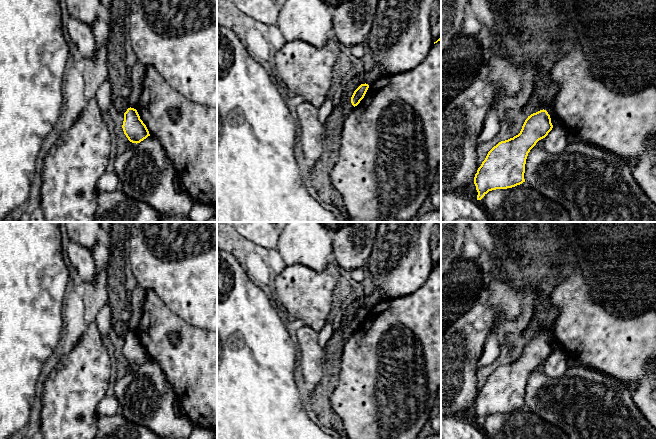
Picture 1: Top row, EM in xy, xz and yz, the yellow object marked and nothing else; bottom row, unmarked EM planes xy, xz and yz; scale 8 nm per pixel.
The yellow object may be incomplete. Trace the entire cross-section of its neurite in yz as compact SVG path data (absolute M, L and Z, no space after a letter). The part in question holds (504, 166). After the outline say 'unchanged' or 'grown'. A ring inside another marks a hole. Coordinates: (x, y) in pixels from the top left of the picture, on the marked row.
M543 109L528 116L518 135L494 146L474 177L477 200L489 191L512 188L525 182L528 153L552 128L550 115Z; unchanged

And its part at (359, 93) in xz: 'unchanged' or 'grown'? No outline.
unchanged

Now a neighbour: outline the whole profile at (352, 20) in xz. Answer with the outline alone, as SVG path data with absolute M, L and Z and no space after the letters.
M348 0L333 9L332 39L335 45L350 48L365 42L371 30L379 0Z

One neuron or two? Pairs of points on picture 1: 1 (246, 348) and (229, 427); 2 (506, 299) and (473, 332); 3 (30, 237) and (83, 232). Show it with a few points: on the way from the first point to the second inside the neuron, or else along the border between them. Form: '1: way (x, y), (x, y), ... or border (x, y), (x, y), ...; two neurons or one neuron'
1: way (229, 368), (229, 407); one neuron
2: border (482, 297), (495, 318), (495, 323), (489, 335); two neurons
3: border (63, 233), (65, 240); two neurons

